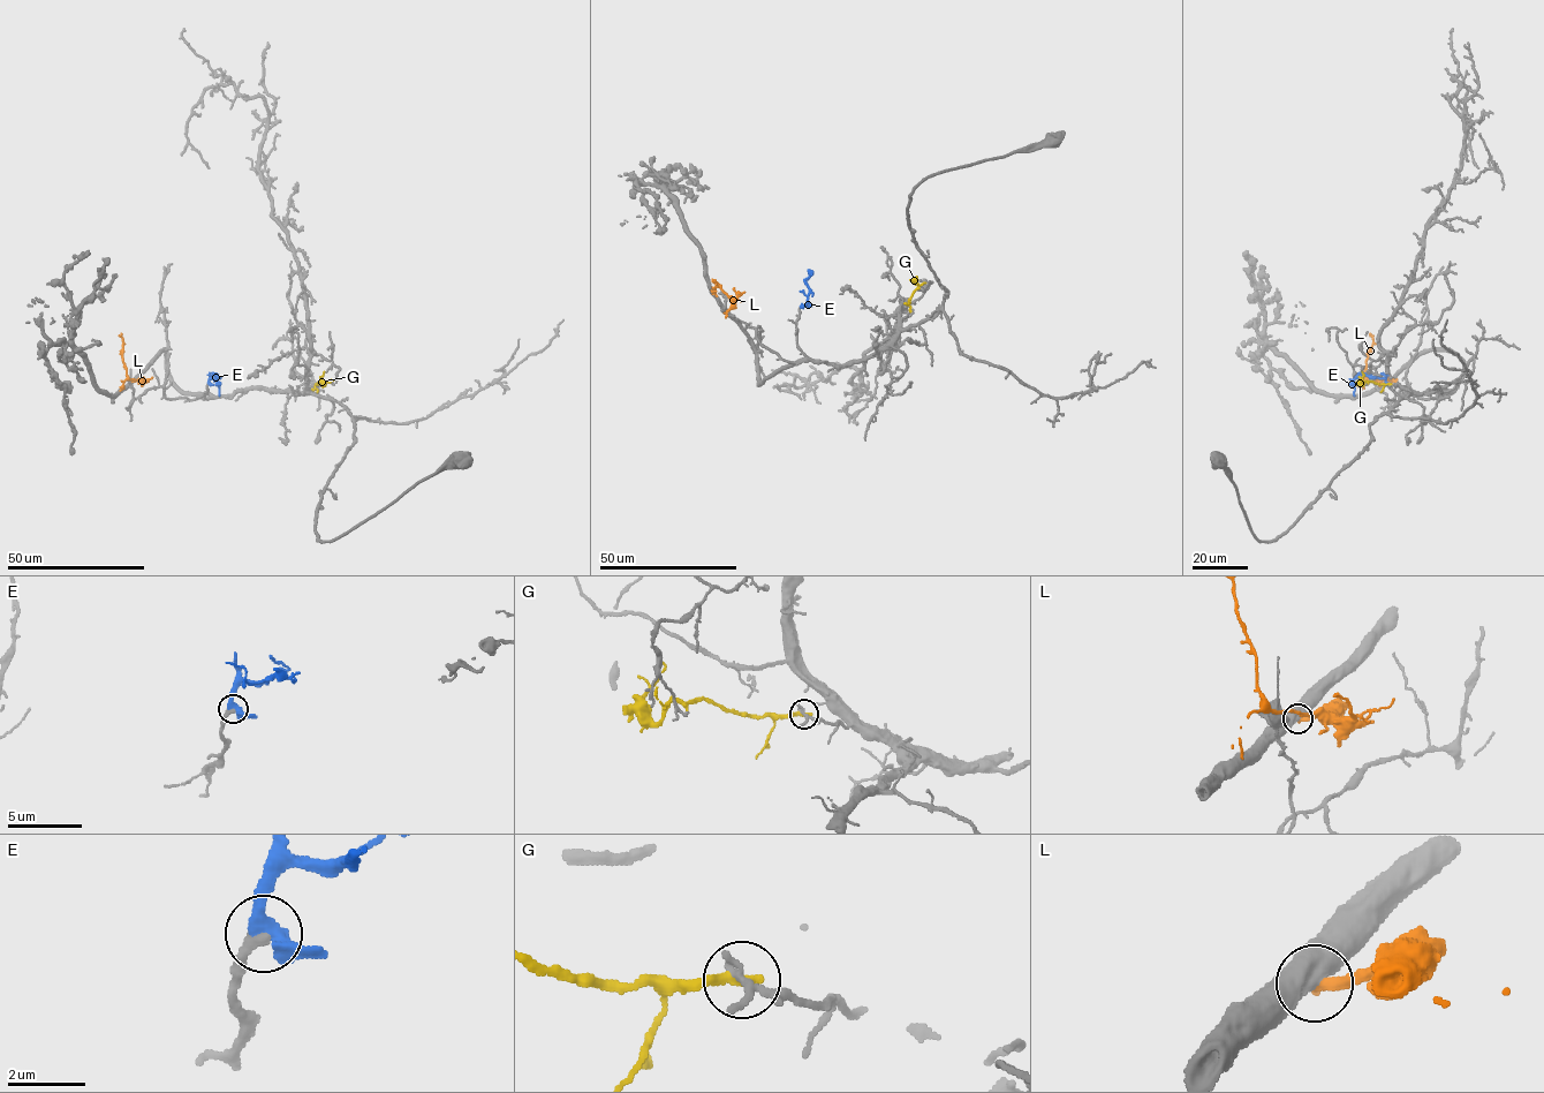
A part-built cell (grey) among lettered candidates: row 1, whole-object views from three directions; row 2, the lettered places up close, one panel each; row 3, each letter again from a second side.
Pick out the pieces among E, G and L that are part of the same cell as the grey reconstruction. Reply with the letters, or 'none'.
E

